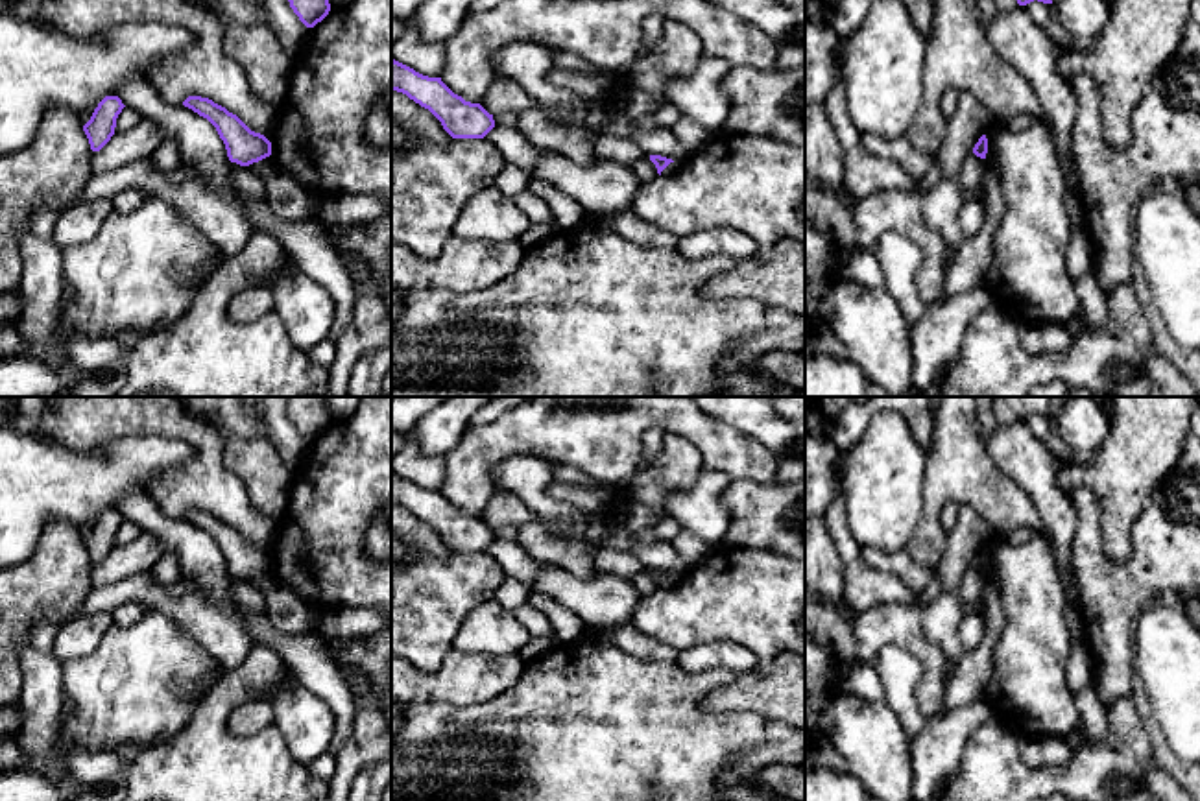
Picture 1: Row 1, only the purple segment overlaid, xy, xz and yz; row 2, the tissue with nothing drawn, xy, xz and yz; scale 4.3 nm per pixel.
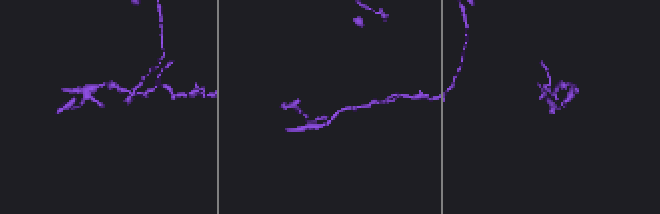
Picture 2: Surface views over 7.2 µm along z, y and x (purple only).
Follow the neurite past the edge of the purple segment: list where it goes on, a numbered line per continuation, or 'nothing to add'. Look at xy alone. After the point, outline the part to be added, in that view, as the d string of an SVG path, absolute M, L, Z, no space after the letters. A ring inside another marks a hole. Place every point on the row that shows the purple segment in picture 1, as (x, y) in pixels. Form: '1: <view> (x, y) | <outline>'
nothing to add

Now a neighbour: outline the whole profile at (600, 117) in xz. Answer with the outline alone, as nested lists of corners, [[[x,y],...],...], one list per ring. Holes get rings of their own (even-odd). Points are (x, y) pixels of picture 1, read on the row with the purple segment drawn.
[[[585,102],[578,126],[596,135],[630,138],[642,149],[644,157],[661,155],[685,162],[692,155],[692,151],[674,137],[672,127],[659,126],[654,131],[639,131],[633,120],[618,111],[613,102]]]

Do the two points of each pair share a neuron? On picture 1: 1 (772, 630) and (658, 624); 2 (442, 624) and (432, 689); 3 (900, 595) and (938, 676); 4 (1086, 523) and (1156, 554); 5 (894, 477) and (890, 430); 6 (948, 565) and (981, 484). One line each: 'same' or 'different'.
1: same
2: different
3: different
4: same
5: same
6: different

